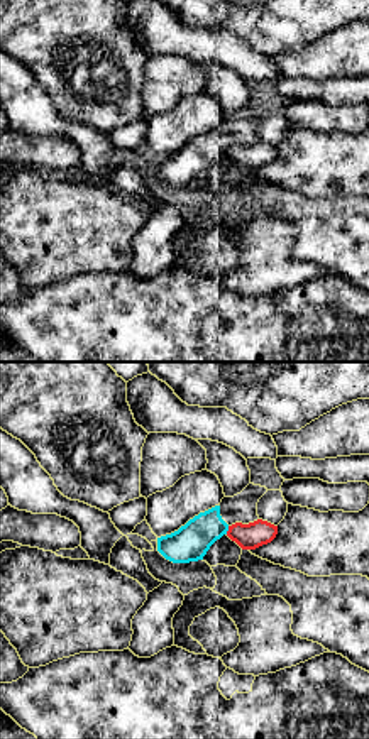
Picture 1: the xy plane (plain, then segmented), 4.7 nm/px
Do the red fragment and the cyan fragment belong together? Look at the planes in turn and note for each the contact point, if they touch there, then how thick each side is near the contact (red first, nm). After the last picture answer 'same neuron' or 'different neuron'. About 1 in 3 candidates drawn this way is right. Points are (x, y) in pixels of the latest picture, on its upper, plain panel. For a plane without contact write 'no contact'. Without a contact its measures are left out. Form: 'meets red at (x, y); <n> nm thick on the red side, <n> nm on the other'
meets red at (229, 151); 130 nm thick on the red side, 180 nm on the other

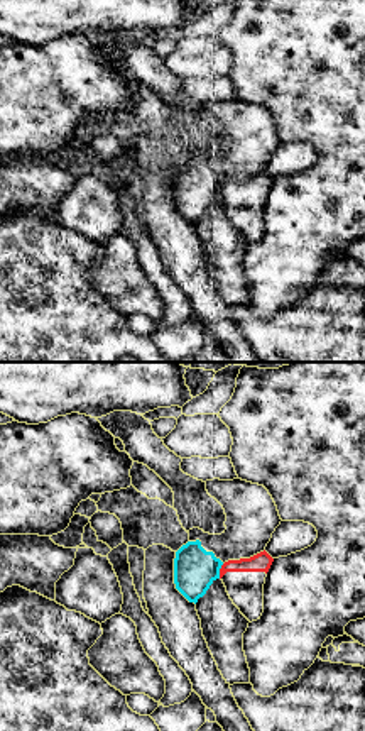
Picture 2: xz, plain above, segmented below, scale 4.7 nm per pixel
meets red at (220, 192); 90 nm thick on the red side, 200 nm on the other

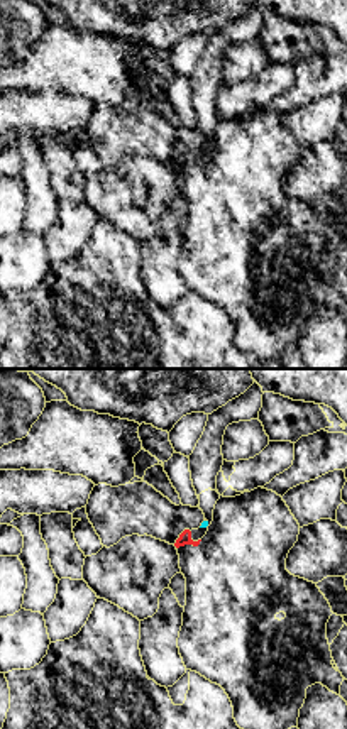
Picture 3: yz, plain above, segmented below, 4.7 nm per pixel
no contact

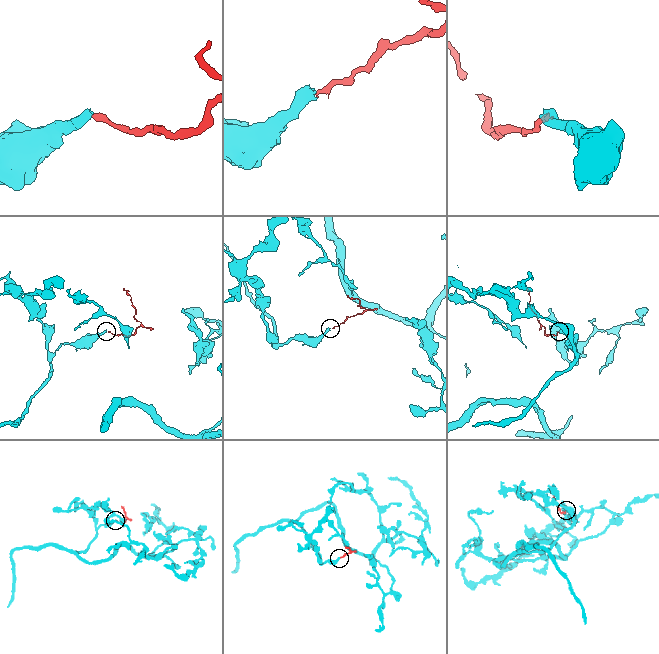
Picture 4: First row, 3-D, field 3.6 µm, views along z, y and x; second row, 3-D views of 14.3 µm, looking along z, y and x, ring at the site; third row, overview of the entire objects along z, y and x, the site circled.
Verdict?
different neuron

